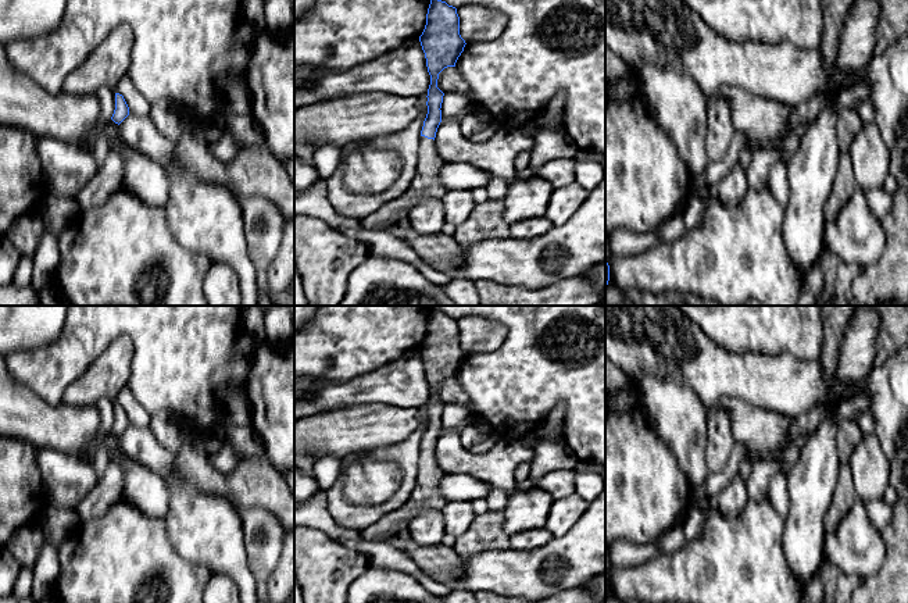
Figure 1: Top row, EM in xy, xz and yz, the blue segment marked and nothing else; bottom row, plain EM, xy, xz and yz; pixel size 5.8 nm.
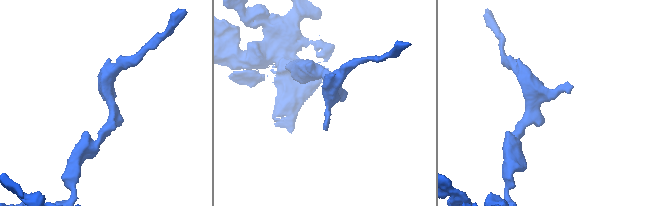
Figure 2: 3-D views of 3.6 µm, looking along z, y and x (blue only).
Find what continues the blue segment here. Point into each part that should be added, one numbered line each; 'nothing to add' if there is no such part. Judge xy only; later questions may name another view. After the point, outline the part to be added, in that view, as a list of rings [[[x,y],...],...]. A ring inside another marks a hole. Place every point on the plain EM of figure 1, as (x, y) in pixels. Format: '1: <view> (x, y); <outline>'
nothing to add

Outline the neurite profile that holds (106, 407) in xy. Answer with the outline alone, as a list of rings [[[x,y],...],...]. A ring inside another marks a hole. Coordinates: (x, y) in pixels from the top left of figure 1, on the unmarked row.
[[[100,399],[96,403],[96,407],[100,414],[100,427],[99,432],[108,432],[115,421],[115,402],[110,399]]]

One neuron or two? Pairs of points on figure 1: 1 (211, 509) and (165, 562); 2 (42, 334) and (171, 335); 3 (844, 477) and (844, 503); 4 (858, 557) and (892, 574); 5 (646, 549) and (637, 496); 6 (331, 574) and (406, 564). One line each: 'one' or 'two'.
1: two
2: two
3: one
4: two
5: two
6: two

